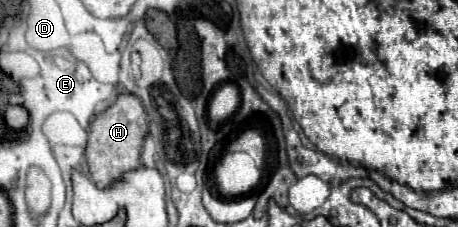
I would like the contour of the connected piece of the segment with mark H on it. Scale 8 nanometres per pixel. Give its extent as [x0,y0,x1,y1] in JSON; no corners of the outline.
[87,94,147,188]

